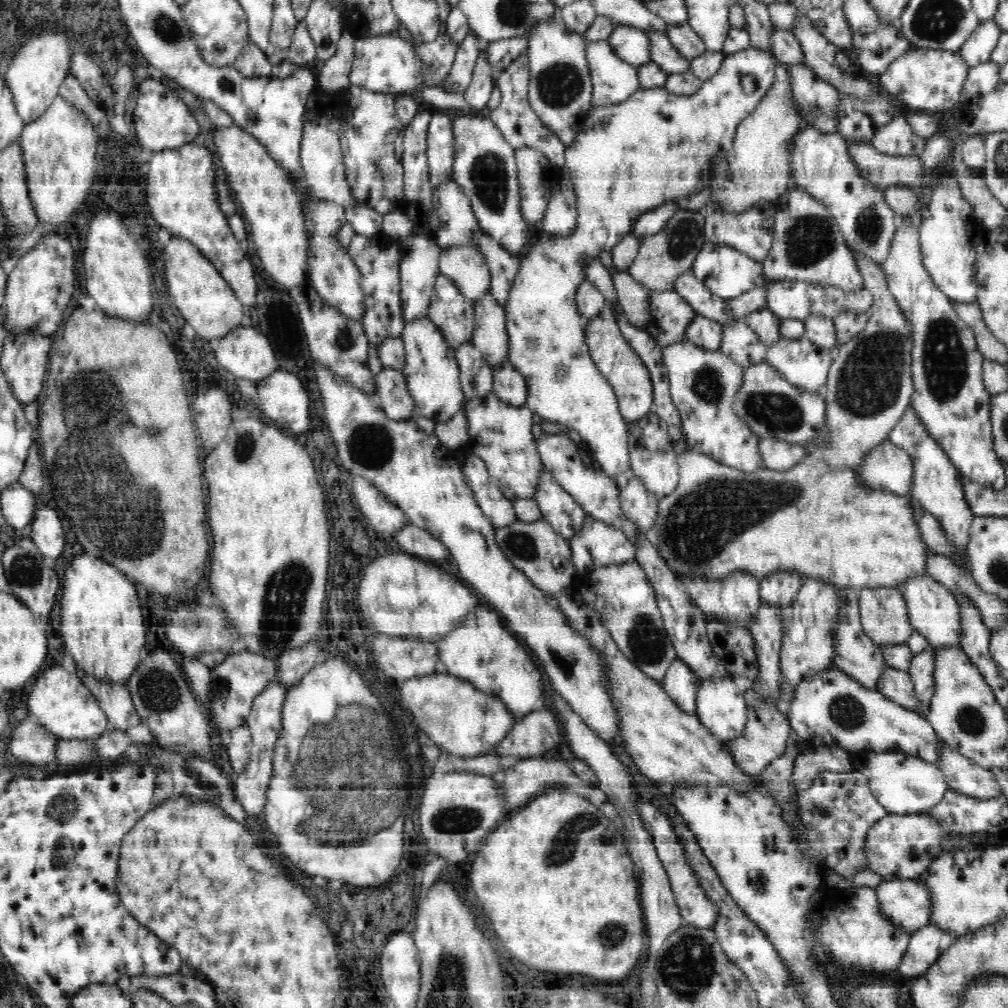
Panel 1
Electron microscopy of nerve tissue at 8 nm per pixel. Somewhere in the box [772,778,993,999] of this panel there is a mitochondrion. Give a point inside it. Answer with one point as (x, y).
(819, 809)

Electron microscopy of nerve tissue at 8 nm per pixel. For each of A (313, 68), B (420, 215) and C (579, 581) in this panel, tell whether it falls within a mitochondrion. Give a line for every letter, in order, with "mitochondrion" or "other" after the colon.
A: other
B: other
C: other

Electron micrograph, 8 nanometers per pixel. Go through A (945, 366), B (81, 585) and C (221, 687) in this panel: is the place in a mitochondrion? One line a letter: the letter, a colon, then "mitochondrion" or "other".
A: mitochondrion
B: other
C: mitochondrion

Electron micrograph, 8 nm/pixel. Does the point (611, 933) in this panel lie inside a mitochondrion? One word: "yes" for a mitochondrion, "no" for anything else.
yes

